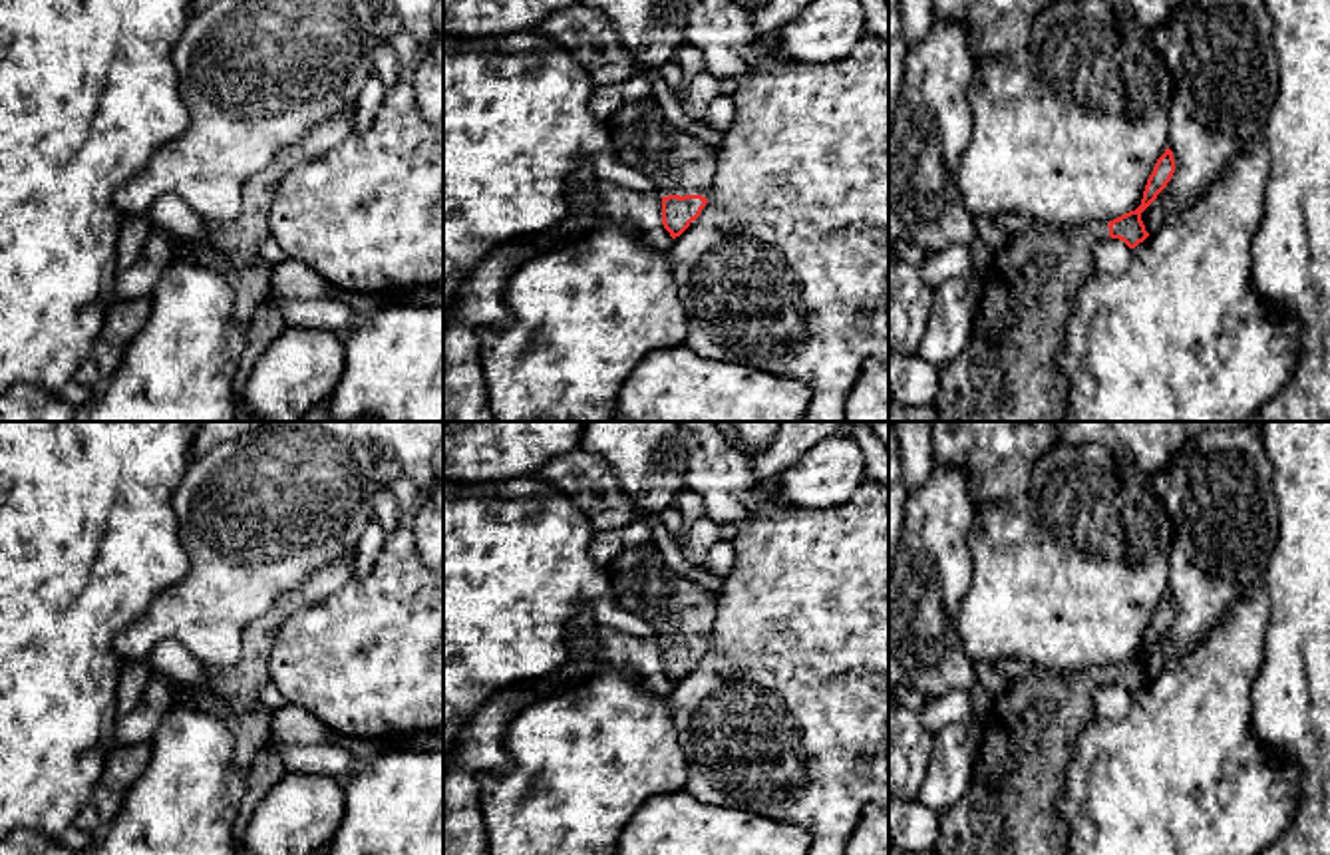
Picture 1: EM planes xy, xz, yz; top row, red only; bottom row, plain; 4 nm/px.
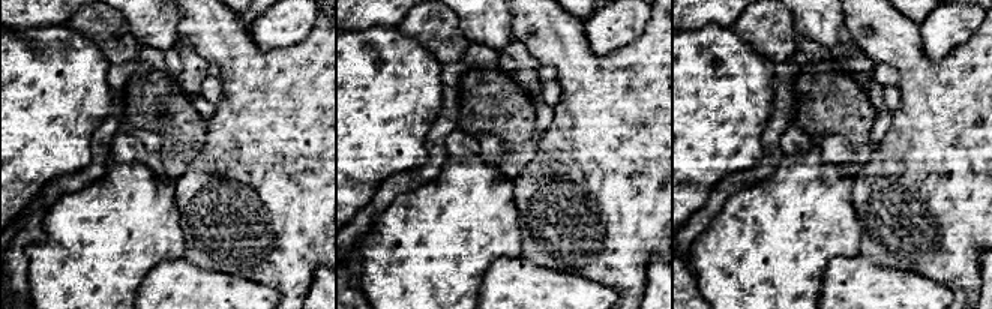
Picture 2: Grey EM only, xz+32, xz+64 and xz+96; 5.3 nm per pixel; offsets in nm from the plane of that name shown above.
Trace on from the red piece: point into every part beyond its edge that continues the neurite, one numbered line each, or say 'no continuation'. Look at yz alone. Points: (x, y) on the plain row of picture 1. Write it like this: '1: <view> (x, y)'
1: yz (1018, 776)

